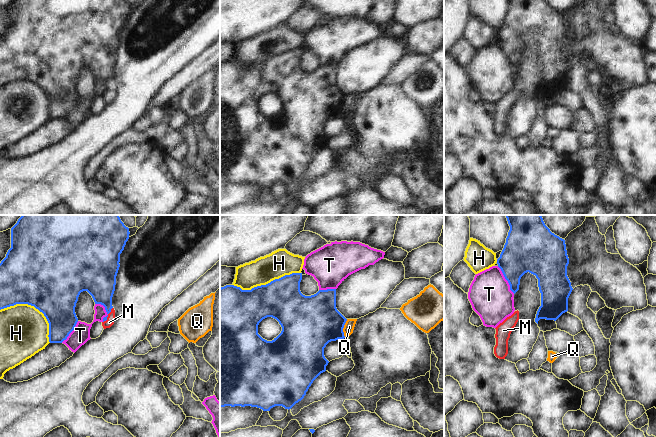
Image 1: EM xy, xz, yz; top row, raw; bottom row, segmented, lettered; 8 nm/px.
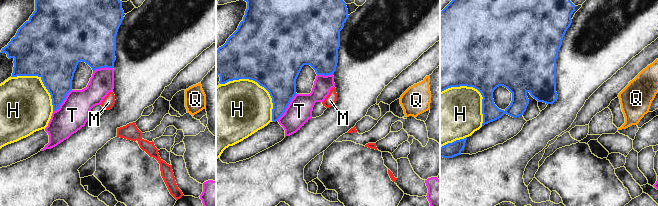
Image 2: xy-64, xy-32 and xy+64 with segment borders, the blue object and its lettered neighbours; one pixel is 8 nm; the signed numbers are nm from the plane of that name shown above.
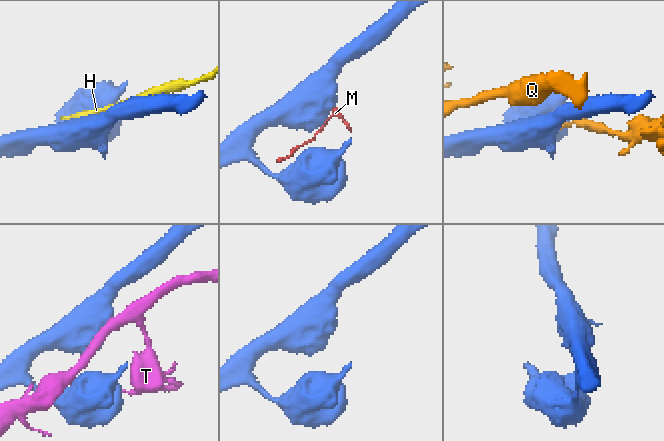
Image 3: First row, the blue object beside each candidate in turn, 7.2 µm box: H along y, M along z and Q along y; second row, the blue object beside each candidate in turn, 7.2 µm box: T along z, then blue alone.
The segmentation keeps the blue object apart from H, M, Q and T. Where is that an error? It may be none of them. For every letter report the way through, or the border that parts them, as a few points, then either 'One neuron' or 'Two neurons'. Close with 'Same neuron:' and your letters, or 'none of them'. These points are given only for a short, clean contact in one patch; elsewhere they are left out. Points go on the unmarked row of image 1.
H: Two neurons
M: Path across: xy (105, 94), (107, 91), (109, 98). One neuron
Q: Boundary: xz (347, 95), (343, 104), (344, 113). Two neurons
T: Two neurons
Same neuron: M

